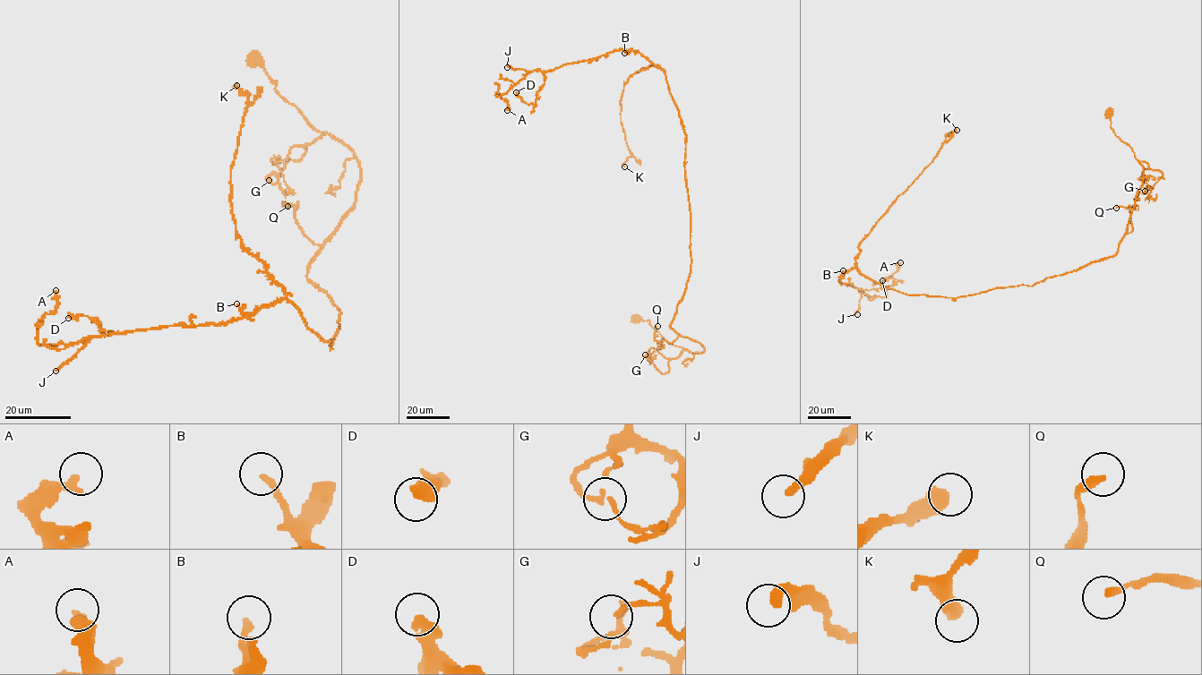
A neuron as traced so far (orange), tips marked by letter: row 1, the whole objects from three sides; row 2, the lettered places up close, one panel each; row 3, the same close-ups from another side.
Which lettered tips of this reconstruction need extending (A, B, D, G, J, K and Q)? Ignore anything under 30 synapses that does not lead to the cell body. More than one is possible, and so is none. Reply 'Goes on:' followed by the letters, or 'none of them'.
Goes on: none of them

